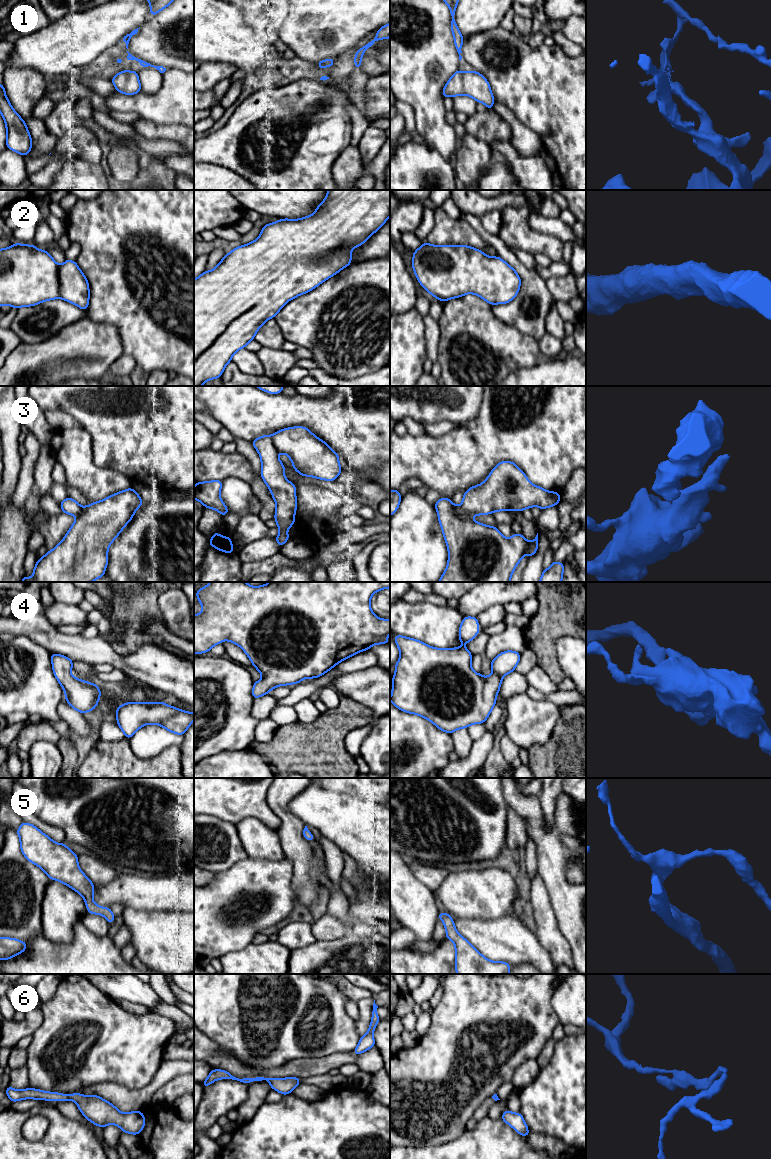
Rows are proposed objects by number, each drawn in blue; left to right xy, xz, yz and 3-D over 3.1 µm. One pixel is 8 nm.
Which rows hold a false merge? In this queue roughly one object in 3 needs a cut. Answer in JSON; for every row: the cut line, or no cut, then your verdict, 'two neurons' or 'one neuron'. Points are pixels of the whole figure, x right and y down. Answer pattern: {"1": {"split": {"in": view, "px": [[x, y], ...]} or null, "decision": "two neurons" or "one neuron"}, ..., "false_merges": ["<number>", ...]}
{"1": {"split": {"in": "xz", "px": [[333, 62], [330, 65]]}, "decision": "two neurons"}, "2": {"split": null, "decision": "one neuron"}, "3": {"split": {"in": "yz", "px": [[453, 505], [453, 510], [458, 515], [468, 517]]}, "decision": "two neurons"}, "4": {"split": null, "decision": "one neuron"}, "5": {"split": null, "decision": "one neuron"}, "6": {"split": null, "decision": "one neuron"}, "false_merges": ["1", "3"]}

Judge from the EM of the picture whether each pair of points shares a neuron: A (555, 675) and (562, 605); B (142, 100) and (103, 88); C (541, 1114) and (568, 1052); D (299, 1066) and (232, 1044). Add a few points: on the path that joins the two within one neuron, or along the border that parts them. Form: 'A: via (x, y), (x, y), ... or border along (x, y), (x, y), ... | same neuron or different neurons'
A: via (553, 658), (551, 651), (551, 622) | same neuron
B: border along (117, 91), (105, 98) | different neurons
C: via (556, 1099), (568, 1087), (568, 1067) | same neuron
D: border along (309, 1057), (291, 1059), (264, 1071) | different neurons

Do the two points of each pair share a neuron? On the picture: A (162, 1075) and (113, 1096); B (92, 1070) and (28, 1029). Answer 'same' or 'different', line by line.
A: same
B: different

